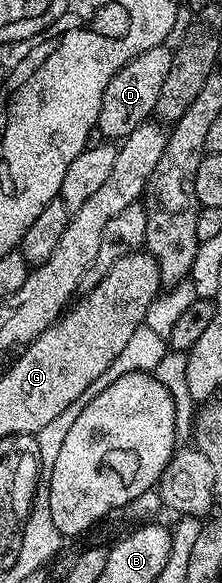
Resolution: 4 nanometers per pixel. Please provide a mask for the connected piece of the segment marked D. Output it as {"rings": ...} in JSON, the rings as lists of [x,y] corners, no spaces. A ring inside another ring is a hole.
{"rings":[[[162,45],[155,49],[147,49],[139,53],[127,65],[107,81],[107,89],[103,89],[103,105],[99,105],[97,127],[103,129],[106,140],[120,141],[146,122],[156,112],[159,93],[163,90],[163,80],[171,70],[173,52]]]}

